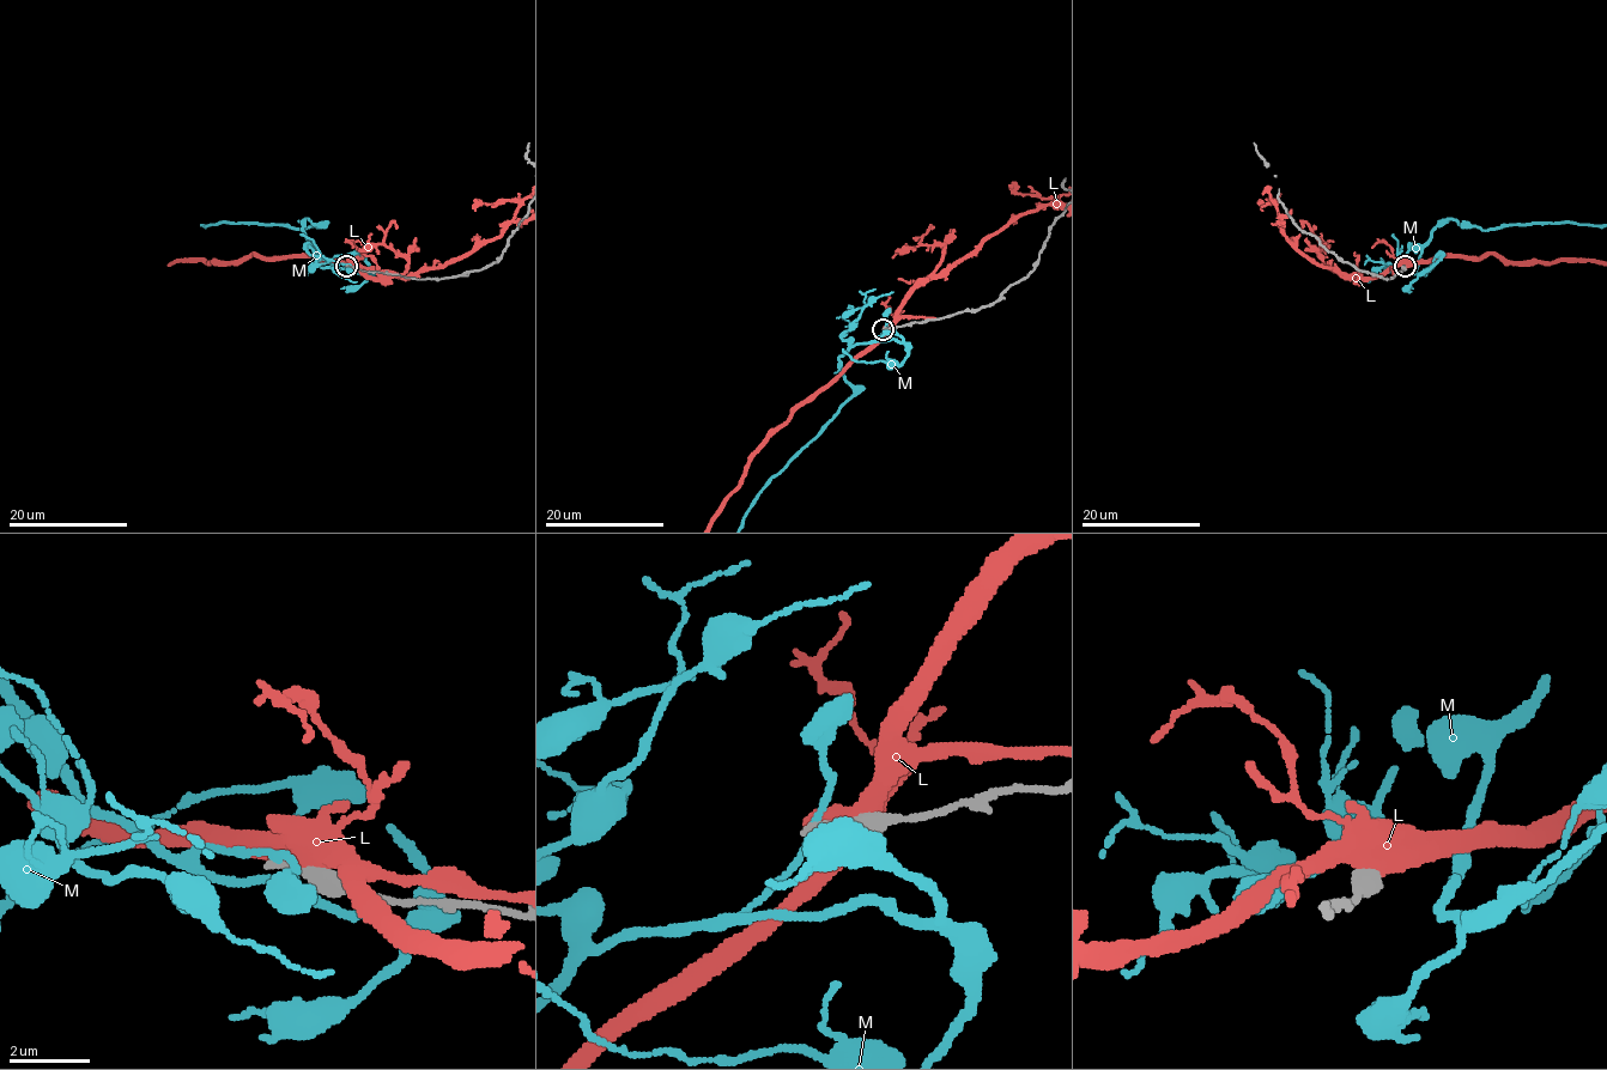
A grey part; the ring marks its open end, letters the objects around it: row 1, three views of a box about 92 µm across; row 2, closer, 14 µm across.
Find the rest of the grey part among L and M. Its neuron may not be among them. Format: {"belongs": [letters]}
{"belongs": []}

